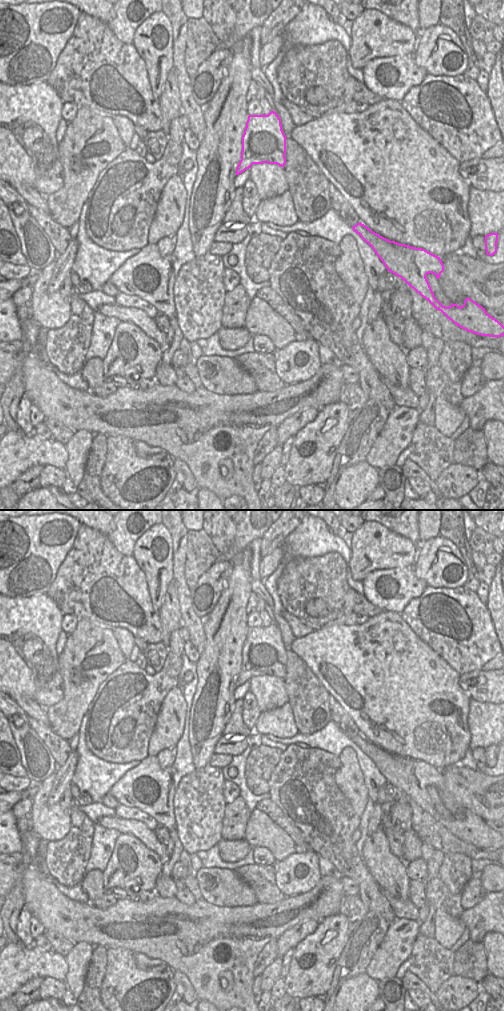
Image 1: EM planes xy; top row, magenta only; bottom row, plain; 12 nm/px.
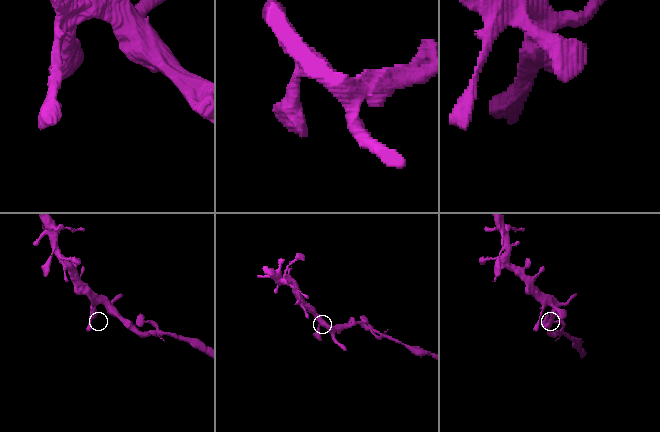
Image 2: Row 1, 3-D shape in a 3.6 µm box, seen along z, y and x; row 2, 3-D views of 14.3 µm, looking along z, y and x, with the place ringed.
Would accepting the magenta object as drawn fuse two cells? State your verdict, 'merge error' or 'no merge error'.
no merge error

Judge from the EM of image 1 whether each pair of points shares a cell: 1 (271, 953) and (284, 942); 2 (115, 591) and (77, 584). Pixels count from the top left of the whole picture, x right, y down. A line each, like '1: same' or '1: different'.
1: different
2: same

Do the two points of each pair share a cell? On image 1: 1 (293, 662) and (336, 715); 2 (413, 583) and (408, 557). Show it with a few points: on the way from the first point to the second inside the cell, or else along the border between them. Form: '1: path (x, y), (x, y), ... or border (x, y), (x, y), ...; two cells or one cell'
1: border (328, 695), (328, 711), (331, 719); two cells
2: border (409, 567), (385, 568); two cells

